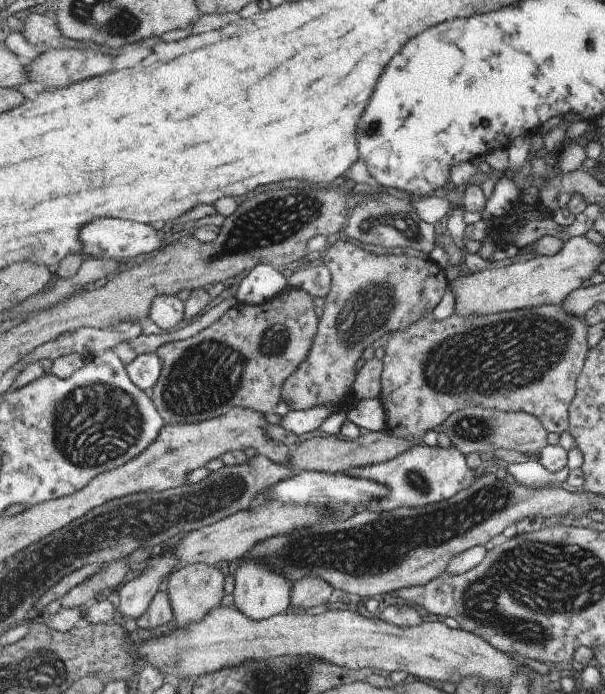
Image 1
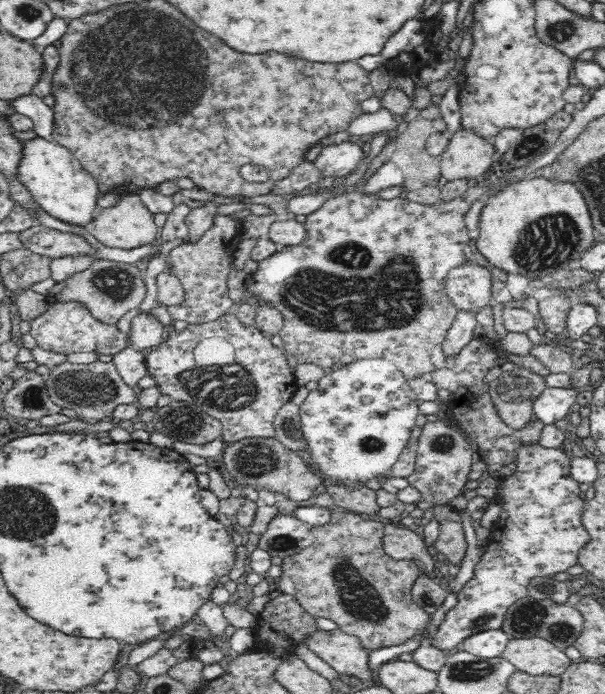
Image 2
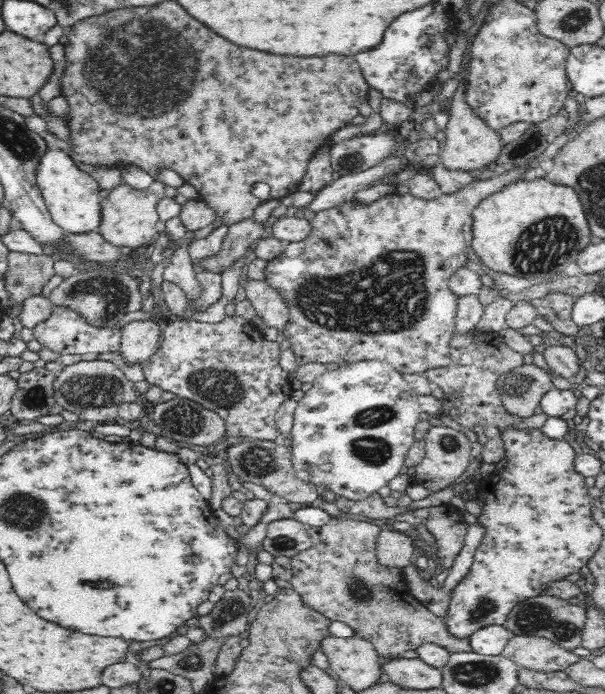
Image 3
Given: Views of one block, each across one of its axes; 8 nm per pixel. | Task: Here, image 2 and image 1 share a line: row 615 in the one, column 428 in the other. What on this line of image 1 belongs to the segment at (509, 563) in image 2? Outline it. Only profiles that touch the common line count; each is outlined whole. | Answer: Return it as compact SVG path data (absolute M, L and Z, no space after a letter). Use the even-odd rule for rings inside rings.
M421 443L411 447L397 458L389 460L389 462L355 468L355 470L345 472L345 474L359 476L359 478L363 476L363 478L375 480L379 484L385 484L389 488L387 496L375 500L379 504L378 509L372 509L375 511L391 511L405 507L418 509L437 505L450 501L451 498L469 488L477 480L475 479L475 470L467 466L465 454L461 450L457 450L453 445L449 448L441 448L437 445L431 447Z

